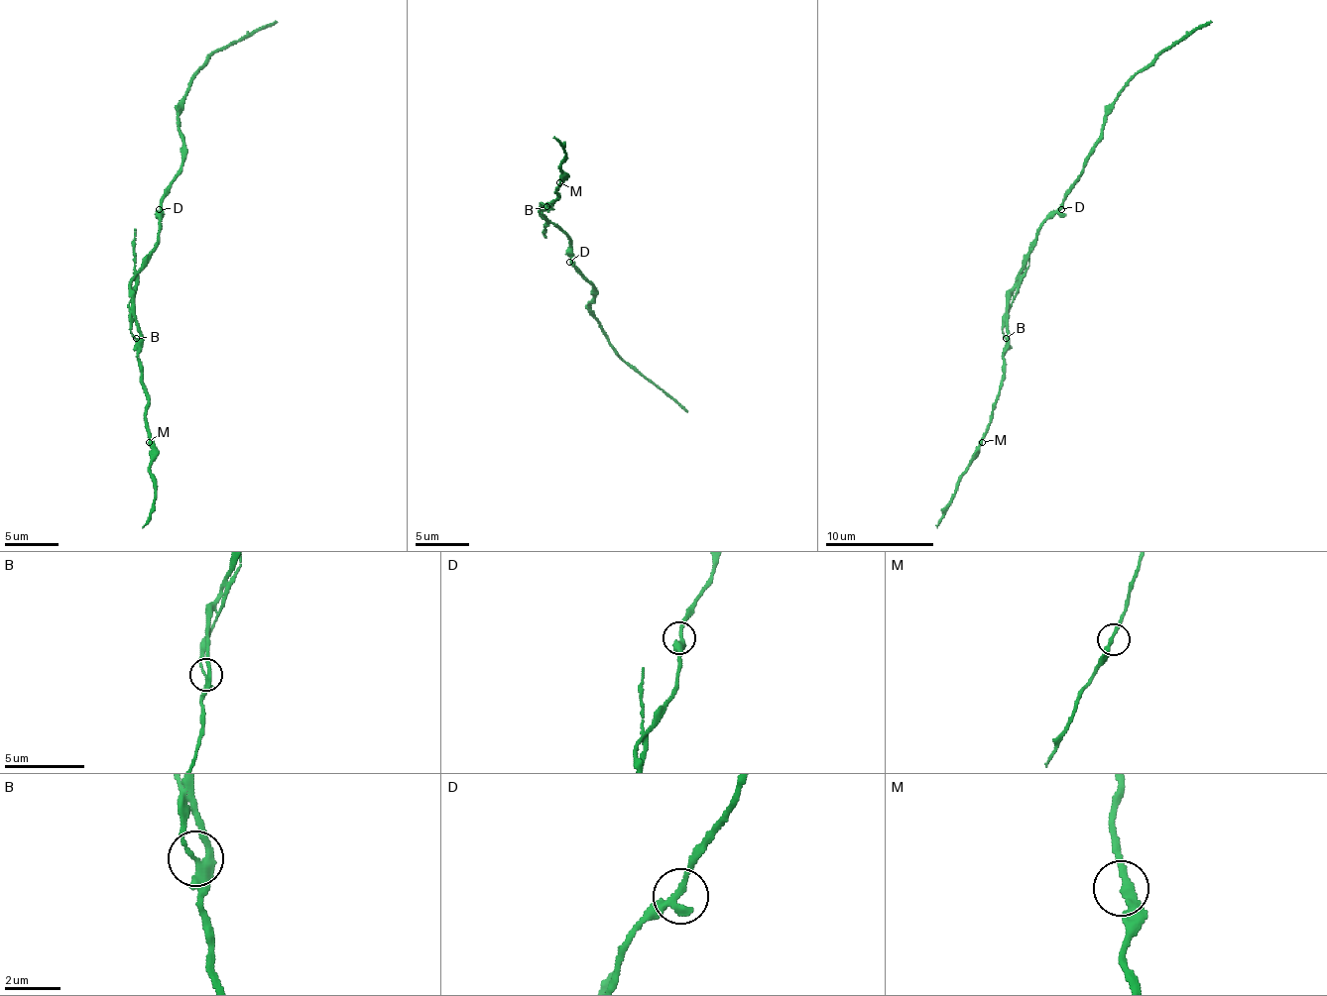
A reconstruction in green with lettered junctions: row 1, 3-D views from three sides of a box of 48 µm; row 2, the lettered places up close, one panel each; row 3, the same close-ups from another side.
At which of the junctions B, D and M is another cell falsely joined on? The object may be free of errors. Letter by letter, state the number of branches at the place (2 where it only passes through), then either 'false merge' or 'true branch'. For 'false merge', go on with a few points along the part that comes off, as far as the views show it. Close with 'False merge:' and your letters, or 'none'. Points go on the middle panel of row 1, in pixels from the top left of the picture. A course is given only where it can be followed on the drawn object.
B: 3 | false merge | (545, 207), (542, 204), (545, 237)
D: 2 | true branch
M: 2 | true branch
False merge: B

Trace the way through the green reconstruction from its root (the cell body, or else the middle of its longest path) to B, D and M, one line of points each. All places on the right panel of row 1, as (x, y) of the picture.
B: (1036, 239), (1025, 269), (1021, 275), (1021, 287), (1007, 312), (1004, 323), (1007, 339)
D: (1036, 239), (1039, 228), (1061, 209)
M: (1036, 239), (1025, 269), (1021, 275), (1021, 287), (1007, 312), (1007, 350), (1001, 385), (993, 417), (982, 442)

